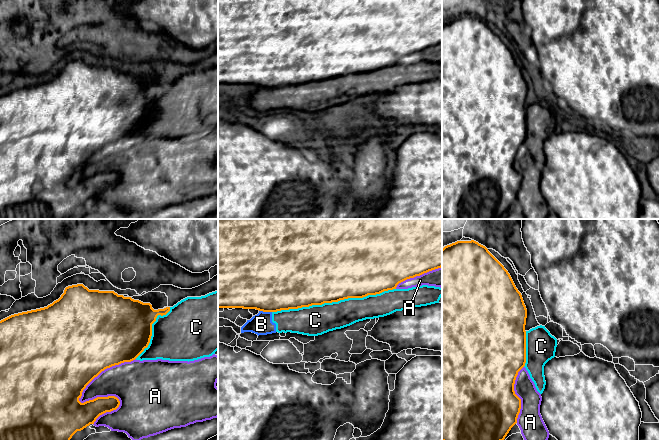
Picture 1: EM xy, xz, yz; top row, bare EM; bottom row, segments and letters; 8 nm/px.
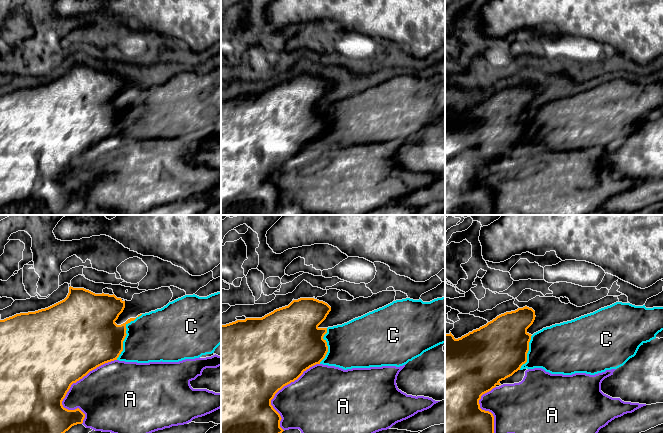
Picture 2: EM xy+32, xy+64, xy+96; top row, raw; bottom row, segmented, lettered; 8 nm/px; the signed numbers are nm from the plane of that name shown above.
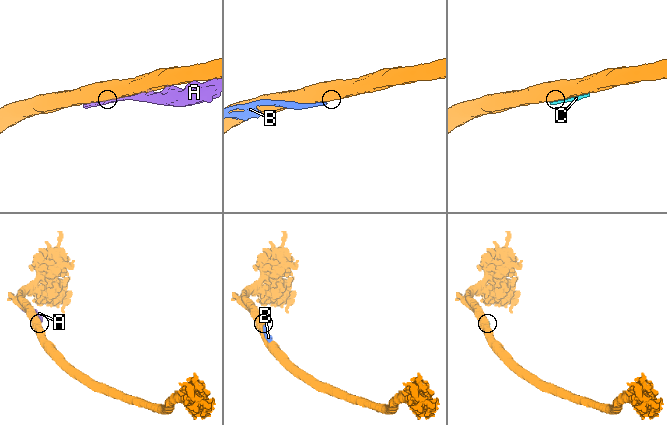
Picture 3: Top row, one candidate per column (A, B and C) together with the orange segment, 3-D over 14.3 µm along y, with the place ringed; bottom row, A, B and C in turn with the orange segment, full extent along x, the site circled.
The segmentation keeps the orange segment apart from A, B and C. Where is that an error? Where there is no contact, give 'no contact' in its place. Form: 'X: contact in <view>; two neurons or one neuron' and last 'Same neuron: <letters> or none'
A: contact in xy; two neurons
B: contact in xz; two neurons
C: contact in xz; two neurons
Same neuron: none

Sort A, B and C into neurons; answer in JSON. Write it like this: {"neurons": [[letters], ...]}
{"neurons": [["A"], ["B", "C"]]}

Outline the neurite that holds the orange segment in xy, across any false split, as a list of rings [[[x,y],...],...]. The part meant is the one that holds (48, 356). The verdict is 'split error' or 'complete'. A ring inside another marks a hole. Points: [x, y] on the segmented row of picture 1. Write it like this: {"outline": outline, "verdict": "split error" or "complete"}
{"outline": [[[77,284],[77,285],[66,287],[61,297],[58,300],[54,301],[52,304],[48,305],[47,307],[14,314],[1,320],[0,321],[0,440],[70,440],[77,431],[81,431],[87,426],[89,426],[90,424],[94,424],[94,422],[100,415],[106,412],[111,412],[113,410],[116,410],[120,405],[120,401],[115,396],[97,397],[93,400],[89,400],[84,403],[81,403],[79,399],[81,398],[82,392],[86,388],[86,386],[95,377],[97,377],[102,371],[112,366],[135,360],[149,345],[152,336],[152,324],[156,321],[157,316],[166,315],[169,311],[170,311],[170,307],[154,310],[150,303],[143,303],[139,300],[134,300],[131,297],[124,297],[123,295],[118,295],[114,291],[89,290],[83,284]]], "verdict": "complete"}

